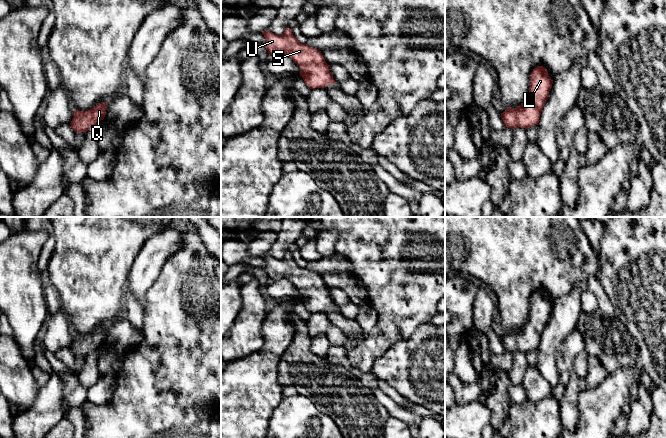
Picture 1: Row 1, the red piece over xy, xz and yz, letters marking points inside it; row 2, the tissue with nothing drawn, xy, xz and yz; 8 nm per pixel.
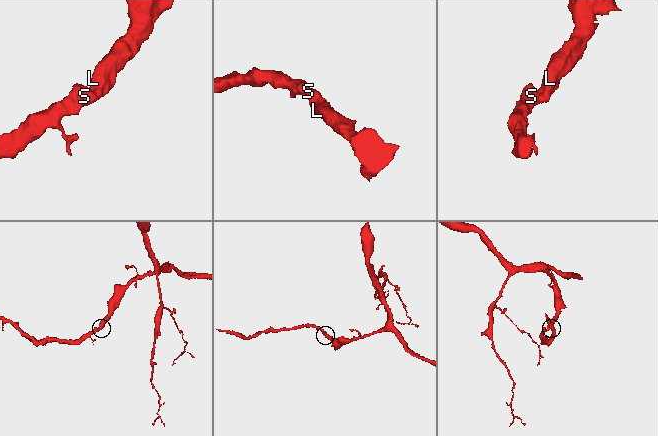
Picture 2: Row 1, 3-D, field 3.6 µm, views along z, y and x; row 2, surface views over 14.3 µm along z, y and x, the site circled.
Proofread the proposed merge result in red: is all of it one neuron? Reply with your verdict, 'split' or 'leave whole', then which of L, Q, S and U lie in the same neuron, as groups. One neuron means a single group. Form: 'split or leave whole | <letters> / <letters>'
leave whole | L Q S U

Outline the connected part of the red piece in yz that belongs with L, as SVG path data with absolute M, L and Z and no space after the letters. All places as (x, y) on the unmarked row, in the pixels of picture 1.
M537 290L530 299L529 318L517 332L507 333L501 338L505 351L529 352L539 347L539 342L552 312L553 304L543 290Z

